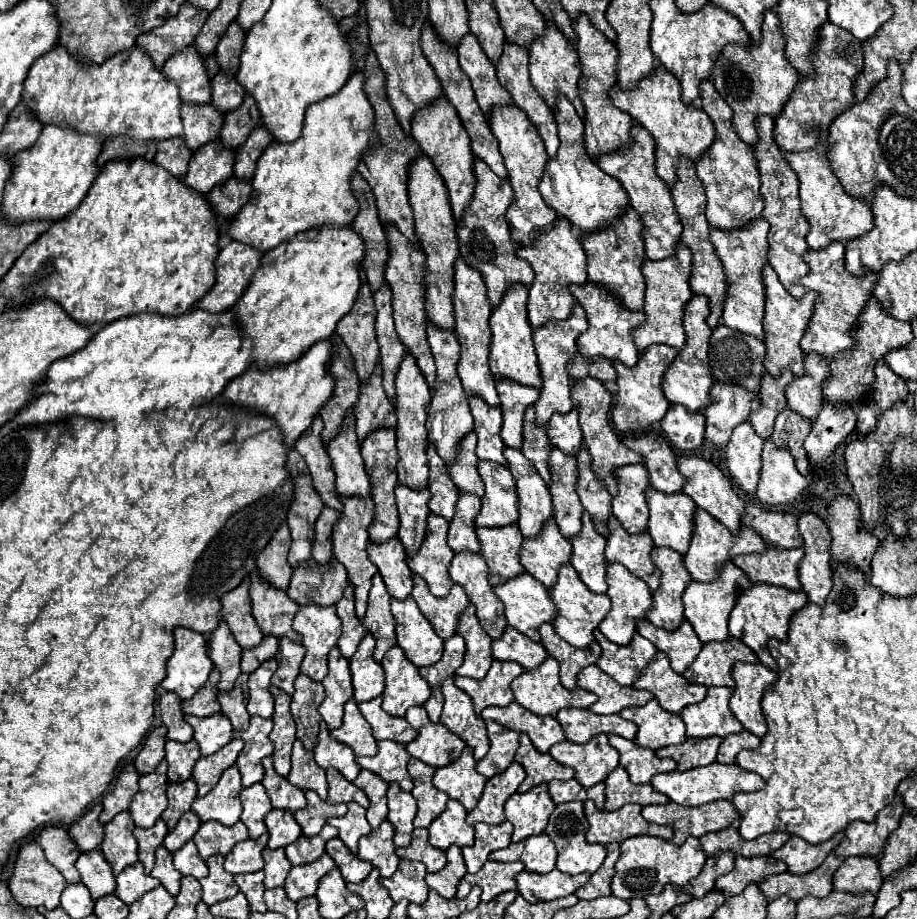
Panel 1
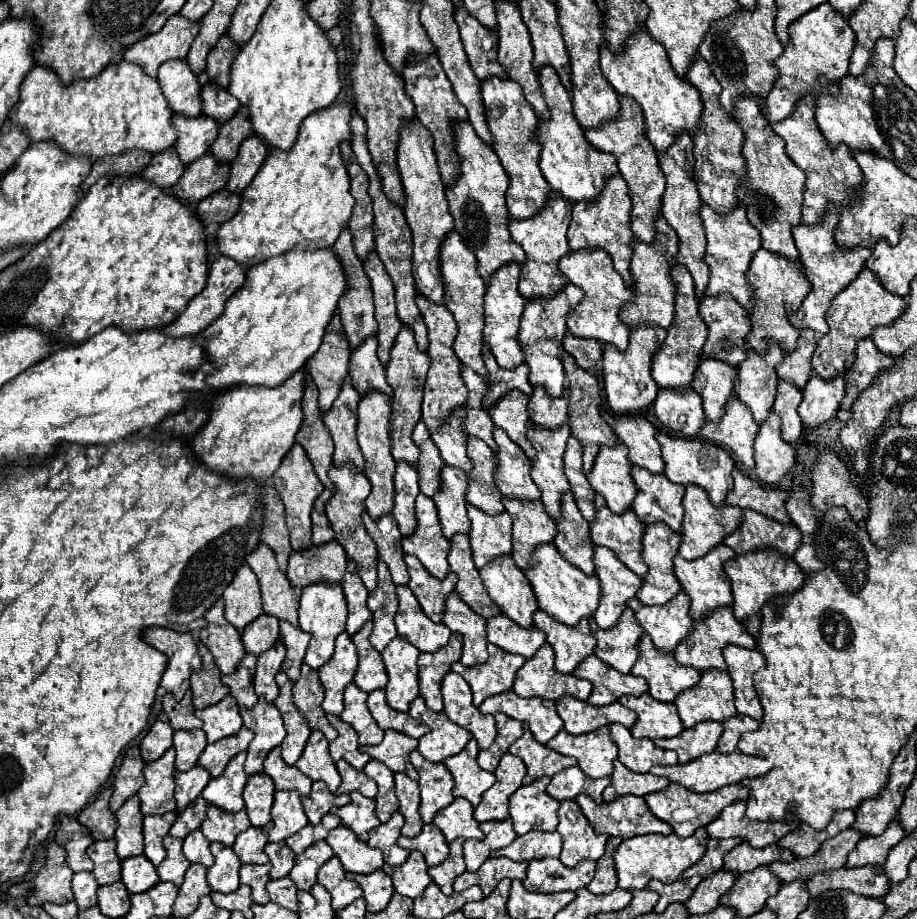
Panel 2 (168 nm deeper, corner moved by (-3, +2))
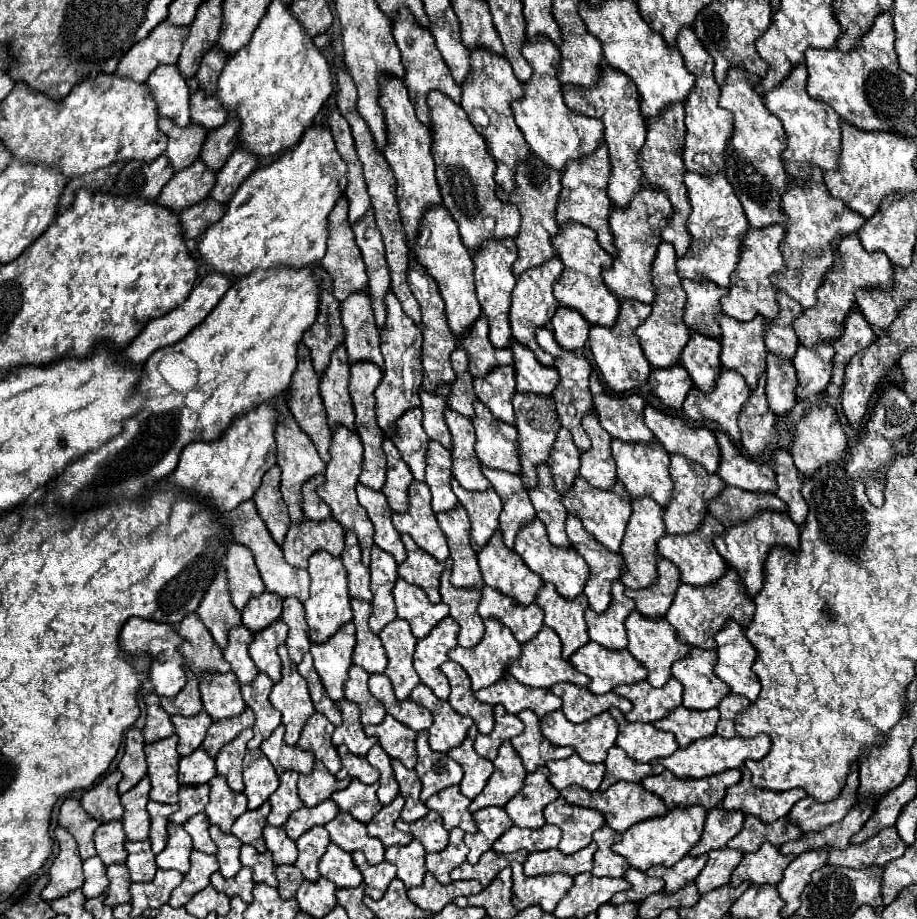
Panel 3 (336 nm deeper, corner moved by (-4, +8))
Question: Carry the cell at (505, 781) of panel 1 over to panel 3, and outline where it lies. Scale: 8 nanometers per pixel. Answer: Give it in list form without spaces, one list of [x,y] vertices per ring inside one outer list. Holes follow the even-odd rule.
[[[505,741],[499,747],[499,755],[493,761],[493,765],[495,765],[495,771],[491,779],[487,781],[485,789],[469,805],[471,813],[485,807],[505,807],[505,803],[523,787],[523,779],[527,771],[523,769],[519,755],[515,753],[509,741]]]

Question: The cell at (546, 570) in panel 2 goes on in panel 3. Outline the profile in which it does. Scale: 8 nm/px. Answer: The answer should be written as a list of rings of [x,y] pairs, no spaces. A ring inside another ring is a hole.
[[[535,519],[533,523],[525,525],[519,533],[517,533],[517,539],[515,539],[515,553],[523,559],[523,563],[533,571],[537,573],[545,583],[553,583],[557,593],[561,597],[567,597],[567,599],[575,599],[583,593],[585,585],[587,585],[587,577],[589,577],[589,567],[585,565],[583,557],[575,551],[575,549],[559,549],[559,547],[553,547],[549,541],[547,541],[547,533],[541,525],[539,519]]]

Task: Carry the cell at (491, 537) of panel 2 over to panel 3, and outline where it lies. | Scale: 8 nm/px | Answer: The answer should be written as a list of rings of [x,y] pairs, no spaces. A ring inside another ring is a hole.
[[[451,479],[451,487],[459,499],[459,503],[467,509],[471,521],[471,547],[479,553],[487,543],[489,537],[499,529],[499,513],[503,503],[493,489],[487,491],[467,491],[455,479]]]

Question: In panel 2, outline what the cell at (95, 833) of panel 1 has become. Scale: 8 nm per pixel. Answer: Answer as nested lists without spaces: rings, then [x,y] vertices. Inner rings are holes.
[[[112,787],[100,791],[96,801],[92,801],[88,807],[84,807],[78,813],[78,821],[92,831],[96,841],[114,837],[114,831],[118,827],[116,815],[110,811],[110,805],[108,805],[110,795],[112,795]]]

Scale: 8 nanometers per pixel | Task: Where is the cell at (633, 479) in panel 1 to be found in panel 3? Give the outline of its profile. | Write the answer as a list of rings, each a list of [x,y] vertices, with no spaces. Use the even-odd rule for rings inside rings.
[[[589,413],[583,417],[583,429],[591,437],[591,449],[581,453],[581,477],[593,487],[611,489],[617,481],[615,459],[611,457],[611,435],[599,425],[599,419]]]

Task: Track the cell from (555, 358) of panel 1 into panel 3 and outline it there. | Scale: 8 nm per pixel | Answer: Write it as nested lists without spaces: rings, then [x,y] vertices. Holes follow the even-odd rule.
[[[551,259],[547,263],[543,263],[541,267],[535,267],[535,269],[529,269],[527,273],[523,273],[519,279],[517,279],[517,285],[513,289],[513,303],[511,303],[511,331],[513,331],[513,337],[525,345],[527,349],[531,349],[537,357],[539,363],[543,365],[549,365],[553,367],[553,355],[545,353],[539,345],[537,345],[537,339],[535,339],[535,329],[541,329],[541,327],[547,327],[551,321],[551,315],[555,315],[555,311],[559,309],[559,303],[555,301],[553,297],[553,285],[555,285],[555,279],[561,279],[561,271],[565,269],[565,265],[561,263],[561,259]]]

